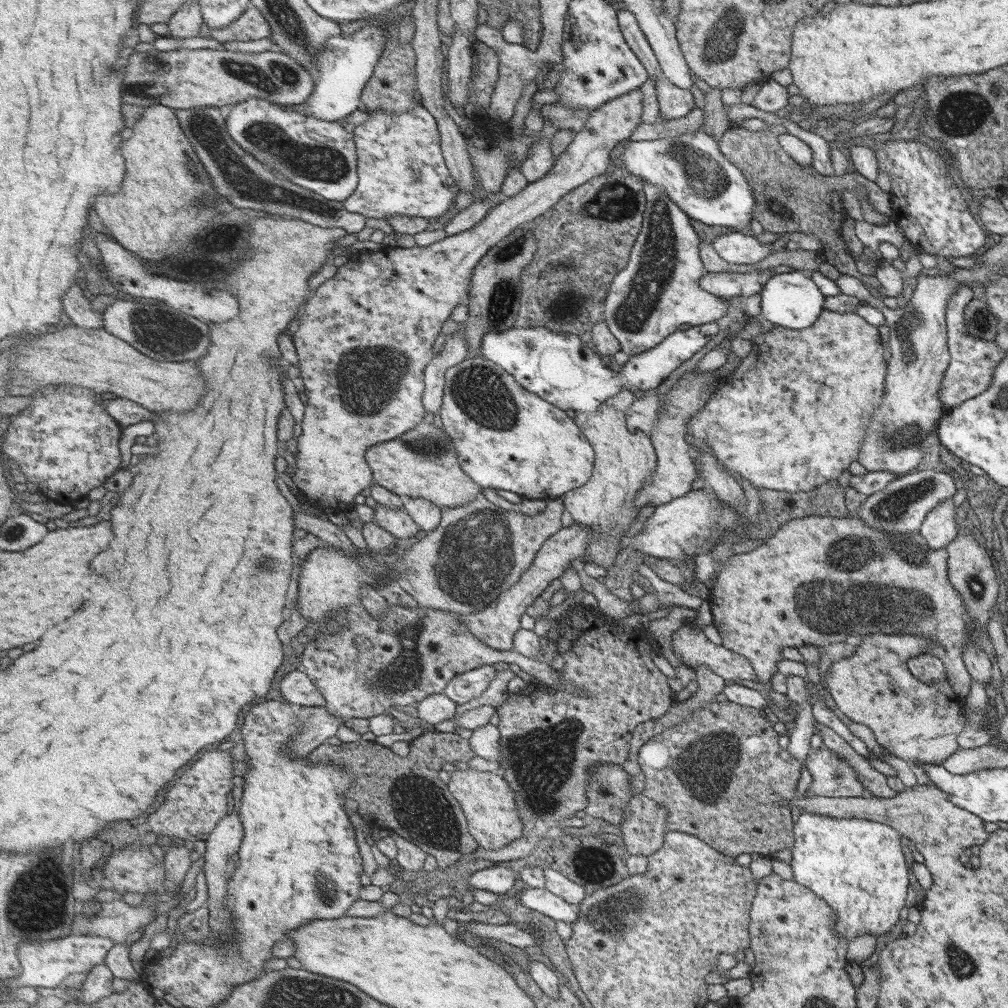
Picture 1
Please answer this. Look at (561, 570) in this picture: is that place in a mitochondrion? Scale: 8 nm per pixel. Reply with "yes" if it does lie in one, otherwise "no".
no

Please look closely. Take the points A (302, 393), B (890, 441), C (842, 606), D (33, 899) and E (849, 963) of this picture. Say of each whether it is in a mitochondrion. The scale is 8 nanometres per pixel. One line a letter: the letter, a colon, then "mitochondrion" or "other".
A: other
B: mitochondrion
C: mitochondrion
D: mitochondrion
E: other

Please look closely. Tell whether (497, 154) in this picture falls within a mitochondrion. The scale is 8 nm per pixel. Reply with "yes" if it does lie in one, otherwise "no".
no

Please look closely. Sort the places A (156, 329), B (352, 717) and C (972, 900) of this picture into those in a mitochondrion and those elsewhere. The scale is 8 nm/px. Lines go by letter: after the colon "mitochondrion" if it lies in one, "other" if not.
A: mitochondrion
B: other
C: other

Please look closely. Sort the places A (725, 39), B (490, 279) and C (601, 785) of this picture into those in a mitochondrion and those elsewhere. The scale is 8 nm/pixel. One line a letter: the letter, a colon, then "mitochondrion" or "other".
A: mitochondrion
B: other
C: mitochondrion

